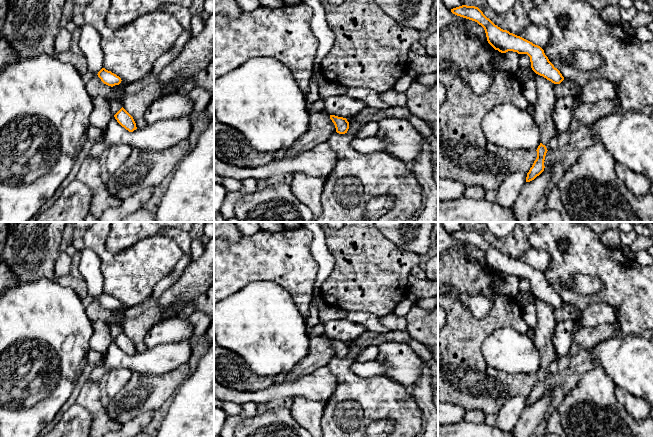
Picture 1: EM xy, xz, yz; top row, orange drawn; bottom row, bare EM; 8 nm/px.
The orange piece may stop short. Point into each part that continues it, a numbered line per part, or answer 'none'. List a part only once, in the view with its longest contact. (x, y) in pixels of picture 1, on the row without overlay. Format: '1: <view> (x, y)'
none

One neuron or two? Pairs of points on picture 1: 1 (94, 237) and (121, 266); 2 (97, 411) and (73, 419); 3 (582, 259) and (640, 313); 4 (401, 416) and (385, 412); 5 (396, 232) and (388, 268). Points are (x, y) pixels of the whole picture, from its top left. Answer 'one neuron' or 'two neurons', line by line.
1: one neuron
2: two neurons
3: one neuron
4: one neuron
5: two neurons

